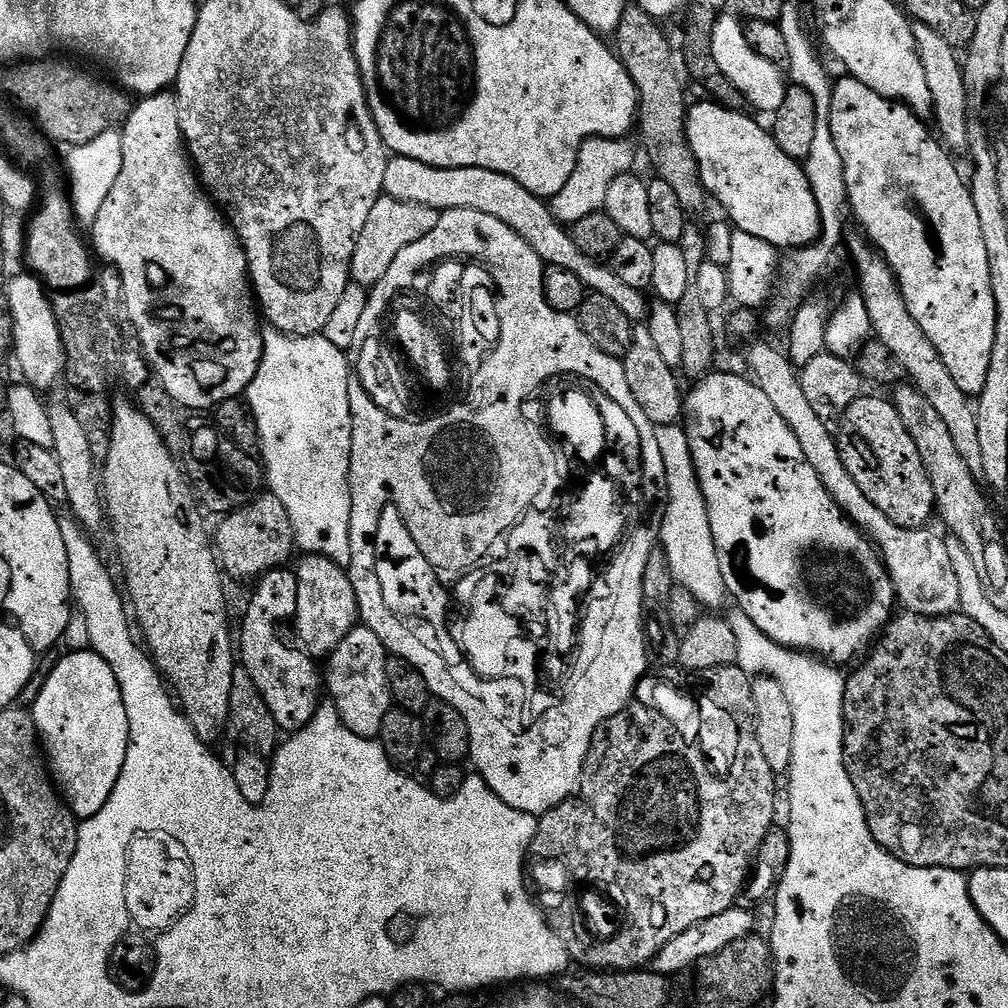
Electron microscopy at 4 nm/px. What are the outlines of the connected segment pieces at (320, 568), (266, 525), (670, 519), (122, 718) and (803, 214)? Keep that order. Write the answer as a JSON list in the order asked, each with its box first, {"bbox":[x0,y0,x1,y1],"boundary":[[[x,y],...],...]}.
[{"bbox":[294,555,360,658],"boundary":[[[305,555],[303,559],[300,568],[295,569],[298,578],[298,610],[294,617],[294,625],[296,624],[296,636],[301,640],[297,641],[313,657],[324,658],[335,650],[338,642],[342,642],[342,638],[346,638],[346,634],[350,634],[352,628],[357,627],[360,620],[360,607],[358,606],[358,598],[354,594],[354,586],[345,569],[339,568],[337,564],[330,562],[330,558],[325,556]]]},{"bbox":[214,494,296,582],"boundary":[[[271,494],[257,495],[238,511],[228,513],[219,523],[216,532],[214,528],[214,551],[225,577],[255,582],[270,570],[285,567],[296,548],[290,514],[286,514],[286,506]]]},{"bbox":[657,423,729,610],"boundary":[[[683,423],[661,424],[657,427],[658,451],[666,466],[666,482],[663,491],[668,491],[668,505],[664,508],[664,521],[658,524],[658,544],[664,549],[670,562],[672,579],[694,598],[698,598],[701,609],[720,610],[724,600],[729,599],[728,587],[718,567],[718,550],[714,546],[714,534],[710,534],[710,518],[698,482],[694,458],[690,454],[690,438]]]},{"bbox":[30,650,130,821],"boundary":[[[91,650],[61,655],[58,666],[54,666],[50,678],[46,678],[46,686],[42,686],[42,694],[38,694],[30,711],[55,787],[77,821],[90,819],[98,814],[98,810],[102,810],[102,806],[106,806],[118,782],[118,774],[122,774],[130,742],[126,702],[122,702],[122,690],[118,678],[114,678],[114,670],[110,670],[107,662]]]},{"bbox":[688,104,820,250],"boundary":[[[692,104],[688,109],[688,141],[700,167],[705,192],[724,207],[723,215],[739,231],[754,235],[776,250],[806,248],[820,239],[820,211],[814,198],[812,181],[799,160],[791,160],[778,146],[767,127],[755,124],[743,111],[723,108],[721,104]]]}]

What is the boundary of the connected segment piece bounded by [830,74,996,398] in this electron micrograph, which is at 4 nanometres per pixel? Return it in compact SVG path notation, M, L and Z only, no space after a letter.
M844 74L844 75L841 75L841 77L842 77L842 78L841 78L841 80L840 80L840 81L839 81L839 80L838 80L838 79L837 79L837 80L836 80L836 81L835 81L835 83L833 83L833 86L832 86L832 105L831 105L831 106L830 106L830 134L834 134L834 146L838 146L838 154L842 154L842 166L843 166L843 167L844 167L844 181L845 181L845 182L846 182L846 190L847 190L847 191L848 191L848 207L849 207L849 209L850 209L850 212L851 212L851 215L853 215L853 214L854 214L854 215L856 215L856 220L857 220L857 222L858 222L858 223L860 223L860 224L861 224L861 226L862 226L862 227L864 227L864 229L862 229L862 232L863 232L863 235L864 235L864 236L865 236L865 237L867 237L867 239L868 239L868 240L869 240L869 241L871 241L871 243L872 243L872 244L873 244L873 245L874 245L874 247L876 247L876 249L878 249L878 251L879 251L879 252L881 252L881 253L882 253L882 254L883 254L883 256L884 256L884 257L885 257L885 258L886 258L886 262L887 262L887 263L888 263L888 264L889 264L889 265L890 265L890 266L891 266L891 268L892 268L892 273L894 273L894 275L896 275L896 281L897 281L897 282L898 282L898 286L899 286L899 287L900 287L900 289L901 289L901 290L902 290L902 298L903 298L903 299L904 299L904 301L905 301L905 302L906 302L906 306L907 306L907 307L908 307L908 309L909 309L909 310L910 310L910 314L914 314L914 322L918 322L918 326L922 326L922 334L926 334L926 338L930 338L930 342L934 342L934 350L938 350L938 354L942 354L942 362L946 362L946 370L950 370L950 375L951 375L951 376L953 376L953 377L954 377L954 383L955 383L955 384L957 384L957 386L959 386L959 388L961 388L961 389L962 389L962 390L963 390L963 392L964 392L964 393L965 393L965 394L966 394L966 395L968 395L968 396L969 396L969 398L978 398L978 397L979 397L979 396L980 396L980 395L981 395L981 394L982 394L982 390L983 390L983 389L984 389L984 387L985 387L985 386L986 386L986 370L990 370L990 354L991 354L991 353L992 353L992 351L993 351L993 350L994 350L994 322L995 322L995 321L996 321L996 311L995 311L995 310L994 310L994 290L990 290L990 258L986 258L986 245L984 245L984 239L983 239L983 238L982 238L982 225L981 225L981 224L979 224L979 222L978 222L978 210L974 210L974 198L973 198L973 197L972 197L972 189L971 189L971 187L969 187L969 185L968 185L968 184L967 184L967 183L966 183L966 182L965 182L965 179L964 179L964 182L963 182L963 180L962 180L962 179L961 179L961 178L960 178L960 172L959 172L959 170L958 170L958 169L956 169L956 164L955 164L955 162L954 162L954 161L952 161L952 160L955 160L955 159L953 159L953 157L952 157L952 156L951 156L951 155L950 155L950 153L949 153L949 151L948 151L948 149L947 149L947 148L945 148L945 147L944 147L944 145L943 145L943 143L941 143L941 141L940 141L940 140L939 140L939 139L937 139L937 137L936 137L936 136L935 136L935 135L934 135L934 132L933 132L933 129L932 129L932 128L931 128L931 127L929 127L929 125L928 125L928 128L929 128L929 129L928 129L928 128L927 128L927 126L926 126L926 125L924 125L924 124L927 124L927 123L925 123L925 121L924 121L924 120L923 120L923 119L921 119L921 117L918 117L918 116L916 116L916 115L915 115L915 114L914 114L914 113L913 113L913 112L912 112L912 111L910 111L910 109L909 109L909 108L908 108L908 106L907 106L907 104L902 104L902 103L900 103L900 101L899 101L899 100L887 100L887 99L886 99L886 98L885 98L885 97L884 97L884 96L883 96L883 95L882 95L882 94L878 94L878 93L877 93L877 92L875 92L875 91L874 91L874 90L870 90L870 86L866 86L866 85L865 85L865 84L863 84L863 83L862 83L862 82L861 82L861 81L860 81L860 80L855 80L855 78L853 78L853 76L849 76L849 75L847 75L847 74Z

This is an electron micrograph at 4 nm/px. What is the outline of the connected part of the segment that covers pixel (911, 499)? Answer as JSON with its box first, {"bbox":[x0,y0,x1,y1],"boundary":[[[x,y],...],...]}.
{"bbox":[838,394,936,528],"boundary":[[[862,394],[845,410],[838,427],[838,443],[842,462],[846,462],[846,470],[850,470],[850,478],[862,486],[862,494],[894,522],[894,526],[903,528],[924,528],[928,519],[933,519],[936,499],[930,486],[930,478],[926,474],[926,466],[922,466],[922,458],[918,454],[918,446],[914,446],[914,438],[906,434],[906,426],[902,426],[902,418],[898,418],[898,410],[891,399],[880,396]]]}

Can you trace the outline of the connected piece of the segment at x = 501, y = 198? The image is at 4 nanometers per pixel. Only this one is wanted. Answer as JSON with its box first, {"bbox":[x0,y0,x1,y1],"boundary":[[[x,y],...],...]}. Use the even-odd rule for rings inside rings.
{"bbox":[383,156,650,322],"boundary":[[[392,156],[386,166],[383,195],[445,212],[478,210],[481,214],[490,214],[490,218],[506,222],[510,230],[526,238],[526,242],[530,242],[530,250],[534,250],[534,254],[538,254],[545,265],[562,266],[573,274],[578,274],[589,293],[597,292],[610,298],[610,302],[615,302],[622,309],[622,314],[626,314],[626,318],[640,322],[648,315],[650,300],[647,300],[649,297],[645,293],[633,290],[628,283],[621,282],[607,263],[582,254],[571,231],[557,220],[549,201],[530,194],[530,190],[526,190],[522,182],[514,182],[514,178],[506,174],[481,168],[435,168],[414,158]]]}

